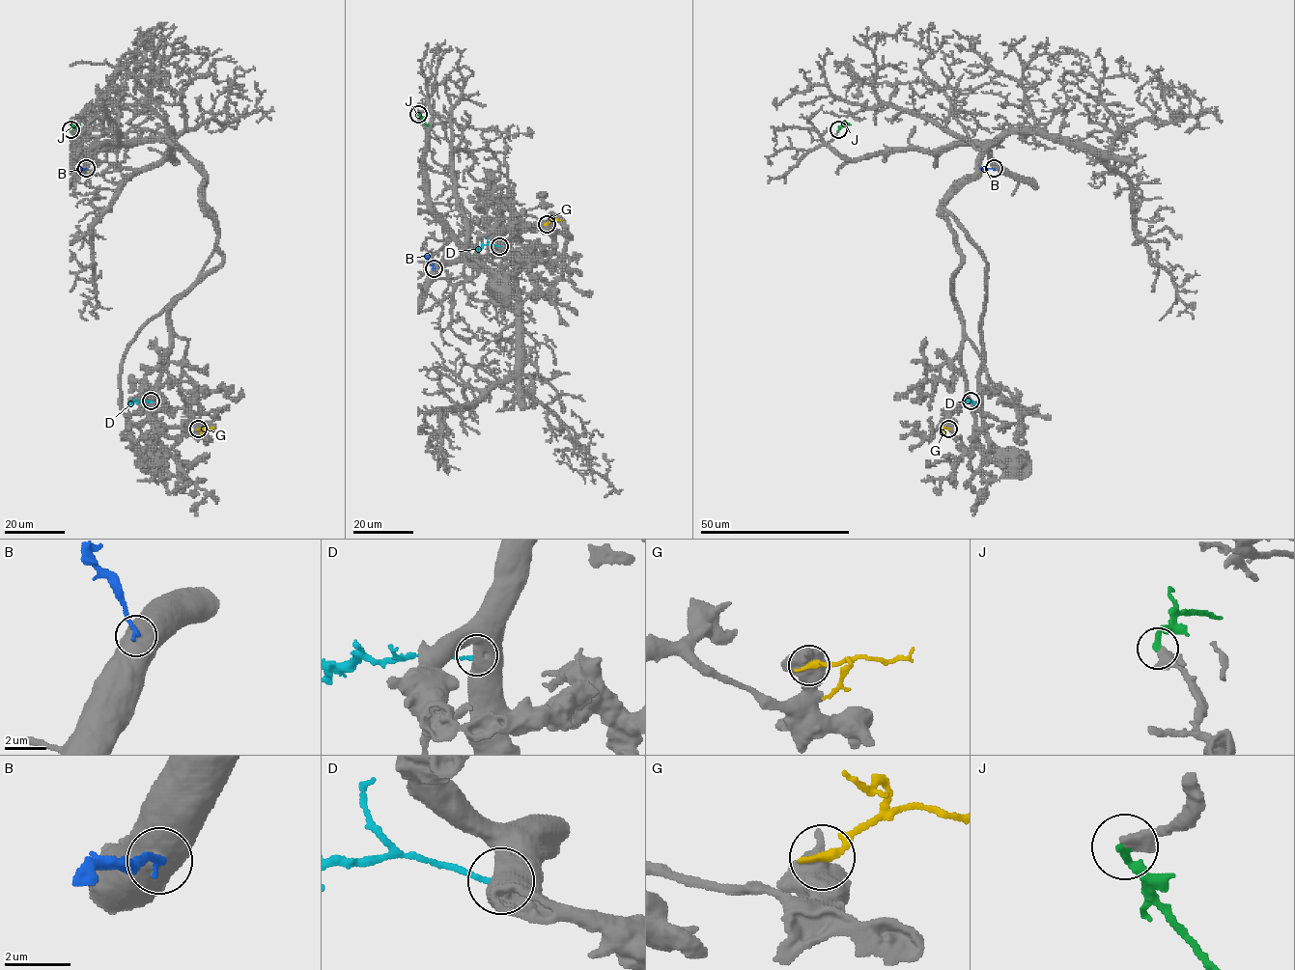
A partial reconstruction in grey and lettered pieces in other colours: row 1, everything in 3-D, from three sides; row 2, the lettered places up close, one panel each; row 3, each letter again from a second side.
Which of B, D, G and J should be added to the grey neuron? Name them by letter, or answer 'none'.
J

